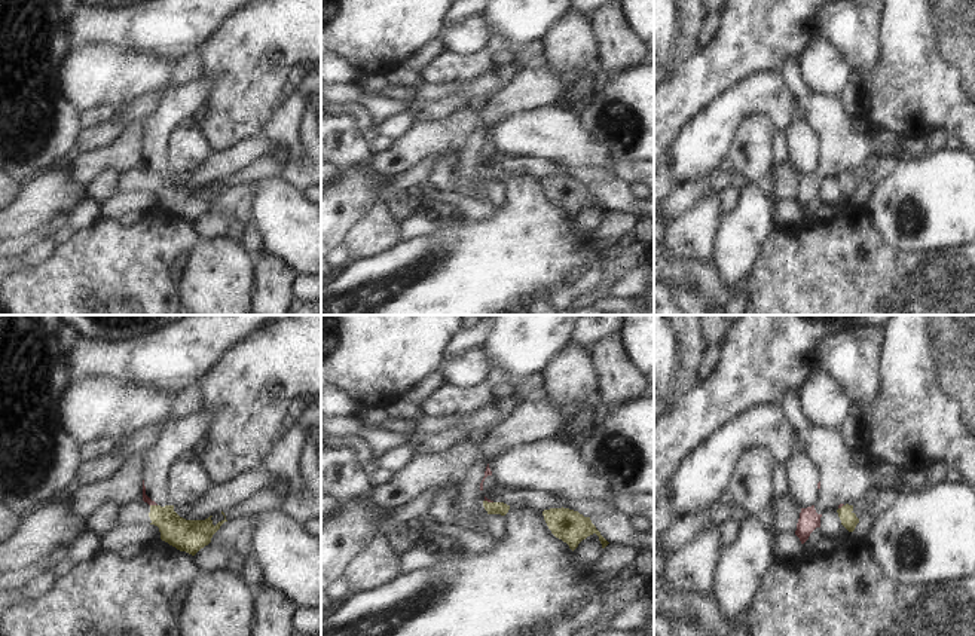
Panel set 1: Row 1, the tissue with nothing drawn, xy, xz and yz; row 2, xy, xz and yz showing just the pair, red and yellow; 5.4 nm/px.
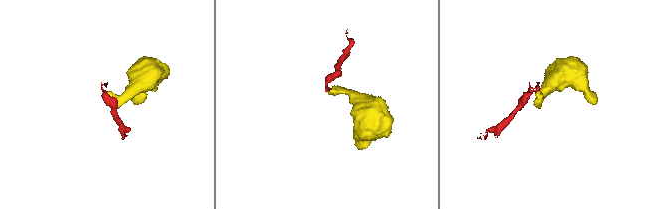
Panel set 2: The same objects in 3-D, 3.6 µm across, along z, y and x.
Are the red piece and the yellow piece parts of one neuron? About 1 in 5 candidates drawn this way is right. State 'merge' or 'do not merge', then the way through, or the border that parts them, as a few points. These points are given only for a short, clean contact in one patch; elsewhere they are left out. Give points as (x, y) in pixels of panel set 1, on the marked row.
do not merge; border xz (485, 500), (492, 503)

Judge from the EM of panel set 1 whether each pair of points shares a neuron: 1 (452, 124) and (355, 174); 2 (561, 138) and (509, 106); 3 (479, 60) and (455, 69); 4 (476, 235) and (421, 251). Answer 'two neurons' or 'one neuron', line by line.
1: two neurons
2: two neurons
3: one neuron
4: one neuron

